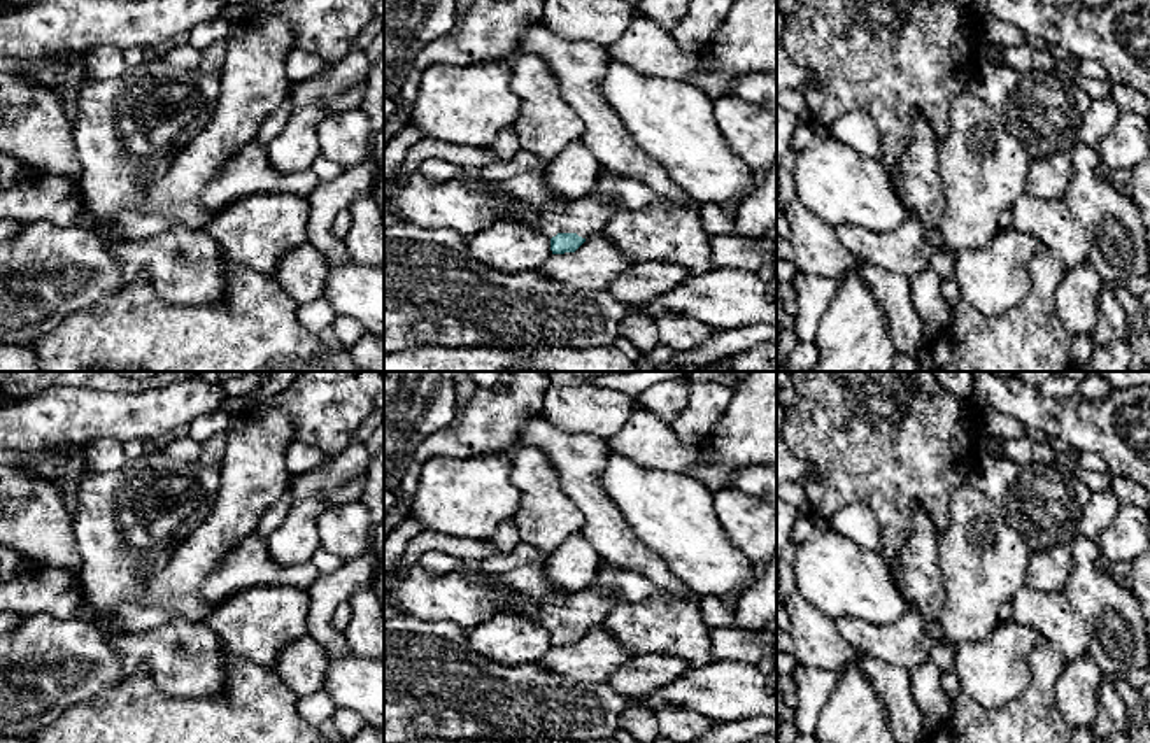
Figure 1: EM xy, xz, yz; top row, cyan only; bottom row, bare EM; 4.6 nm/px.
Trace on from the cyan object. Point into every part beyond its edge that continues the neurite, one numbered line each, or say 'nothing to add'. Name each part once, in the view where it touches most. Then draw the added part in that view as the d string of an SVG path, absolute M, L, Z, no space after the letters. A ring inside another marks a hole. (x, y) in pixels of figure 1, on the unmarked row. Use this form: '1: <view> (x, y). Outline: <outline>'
1: xz (588, 607). Outline: M598 575L589 587L579 591L564 591L554 585L549 578L547 584L557 599L549 603L528 596L536 603L538 613L522 615L542 624L549 633L557 626L577 626L582 631L589 631L591 627L603 624L610 608L610 591L603 587Z

